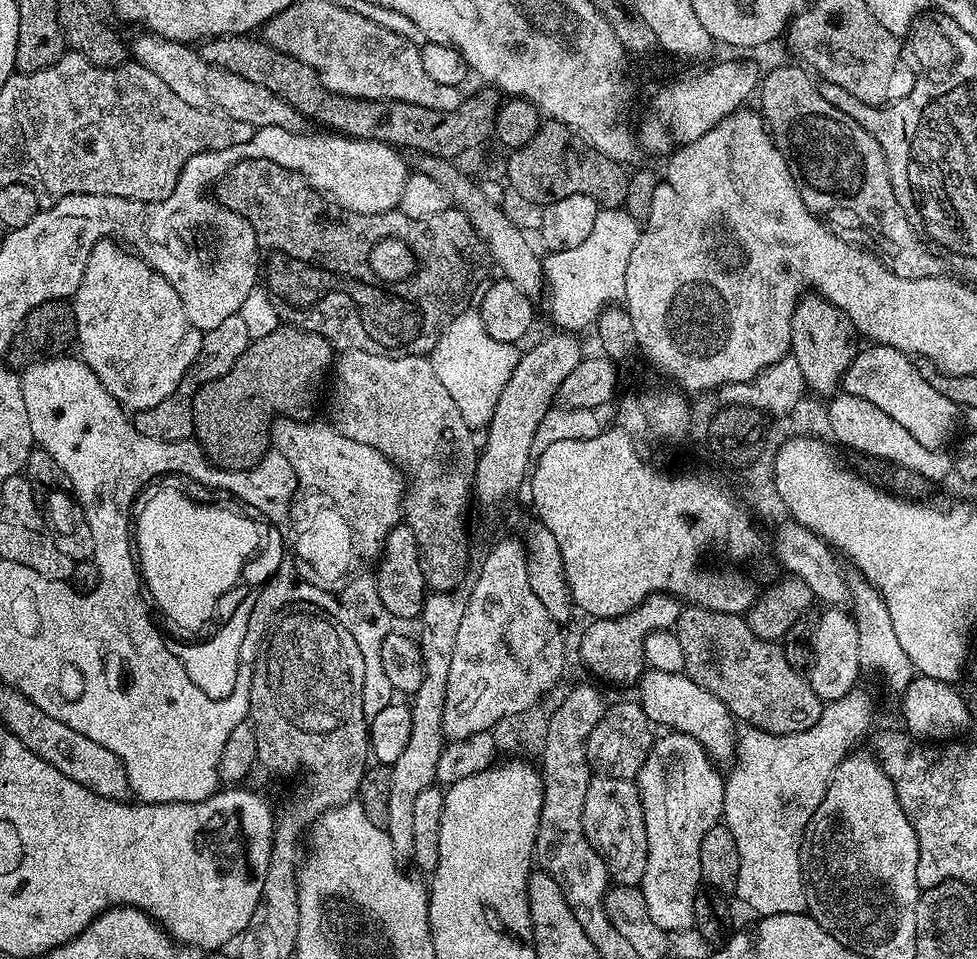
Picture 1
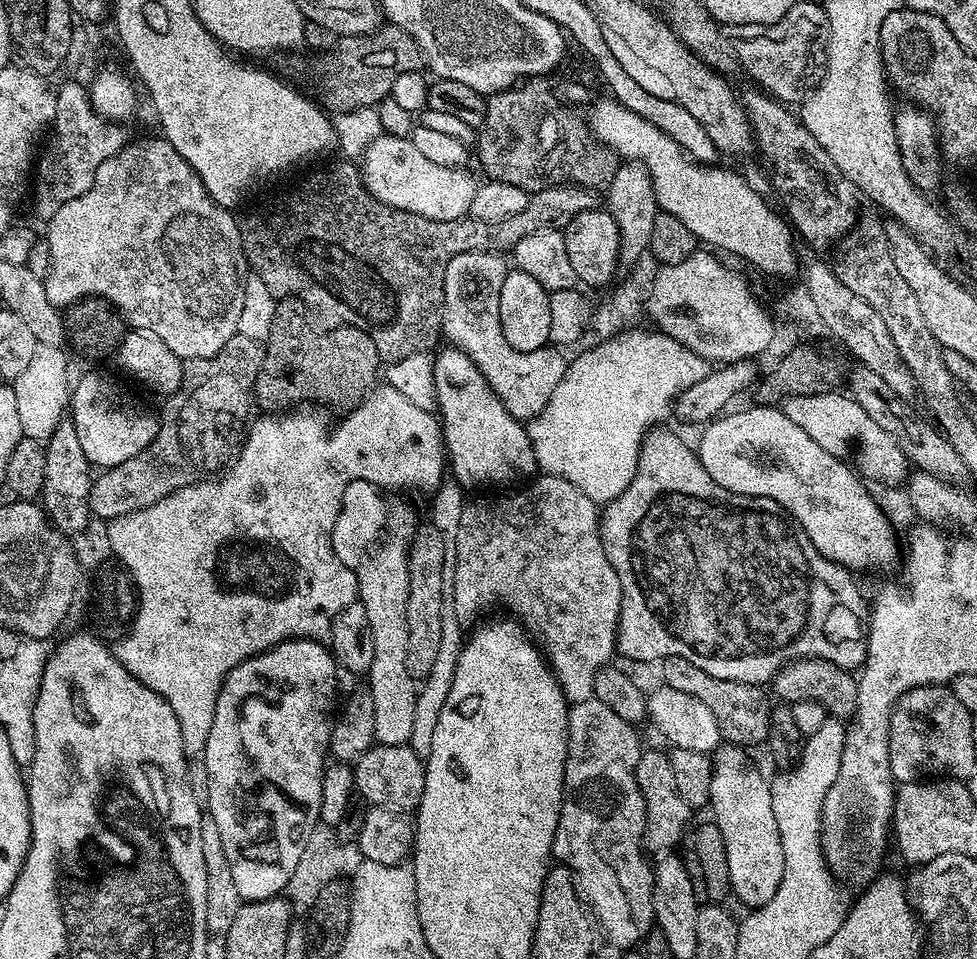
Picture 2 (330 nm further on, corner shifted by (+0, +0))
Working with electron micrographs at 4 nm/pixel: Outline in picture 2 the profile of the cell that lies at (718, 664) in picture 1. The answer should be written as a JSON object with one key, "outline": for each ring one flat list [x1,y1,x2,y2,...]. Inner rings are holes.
{"outline":[[668,656,659,668,667,687,682,690,682,694,698,698,698,702,703,702,709,708,710,714,714,714,714,722,718,722,721,737,727,743,749,746,748,744,763,745,767,741,770,703,764,697,763,687,730,682,726,678,714,678,714,674,706,674,706,670,694,666,694,662,677,656]]}

